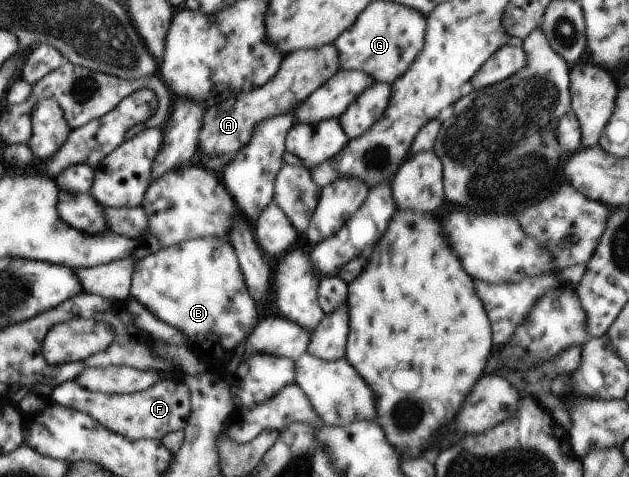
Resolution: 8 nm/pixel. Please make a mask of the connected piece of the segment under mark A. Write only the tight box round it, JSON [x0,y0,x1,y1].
[198,44,339,155]

